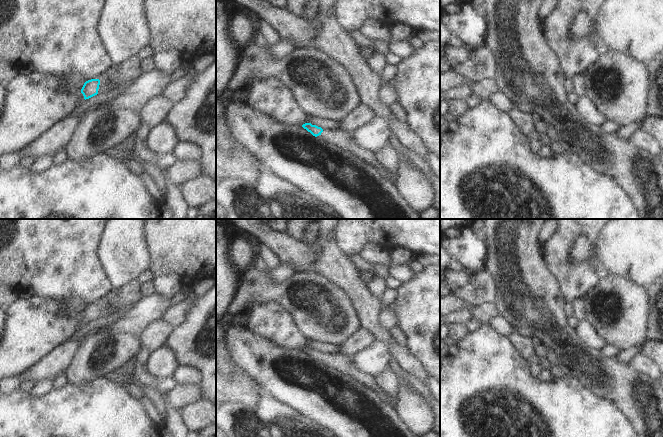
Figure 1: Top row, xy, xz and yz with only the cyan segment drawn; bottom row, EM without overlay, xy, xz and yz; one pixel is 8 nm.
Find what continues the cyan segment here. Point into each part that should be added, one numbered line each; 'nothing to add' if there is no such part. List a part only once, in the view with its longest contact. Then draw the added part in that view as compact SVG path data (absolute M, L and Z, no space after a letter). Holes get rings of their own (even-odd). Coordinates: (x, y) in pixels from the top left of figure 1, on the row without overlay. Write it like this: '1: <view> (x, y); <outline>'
1: xy (129, 294); M132 279L121 288L114 288L106 295L104 301L108 302L107 309L100 308L98 318L103 318L127 307L132 307L141 298L140 283L137 279Z

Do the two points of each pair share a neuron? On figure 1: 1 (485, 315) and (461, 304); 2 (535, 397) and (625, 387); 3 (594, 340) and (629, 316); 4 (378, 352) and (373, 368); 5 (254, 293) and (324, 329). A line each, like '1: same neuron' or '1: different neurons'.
1: same neuron
2: different neurons
3: different neurons
4: same neuron
5: same neuron

